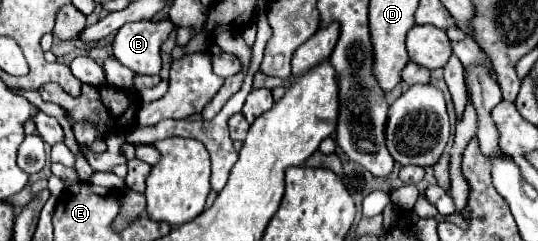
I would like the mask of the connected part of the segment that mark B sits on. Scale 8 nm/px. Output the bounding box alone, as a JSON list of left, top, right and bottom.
[113,21,171,75]

